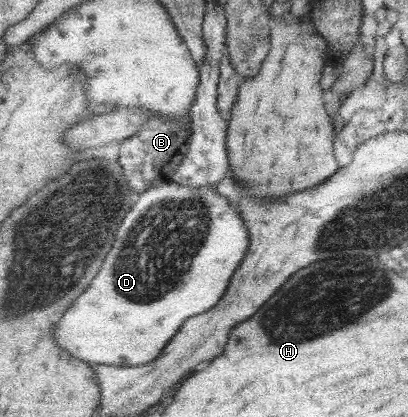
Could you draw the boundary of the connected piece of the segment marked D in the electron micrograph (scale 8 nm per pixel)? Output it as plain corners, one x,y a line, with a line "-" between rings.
173,179
171,185
151,187
125,217
119,227
115,249
103,263
103,271
91,283
93,287
79,297
79,303
67,309
67,317
59,321
55,337
63,349
75,353
75,357
83,361
97,361
93,363
95,365
137,366
151,363
164,352
190,317
208,312
219,303
249,251
250,229
239,206
217,194
215,187
192,188
179,185

